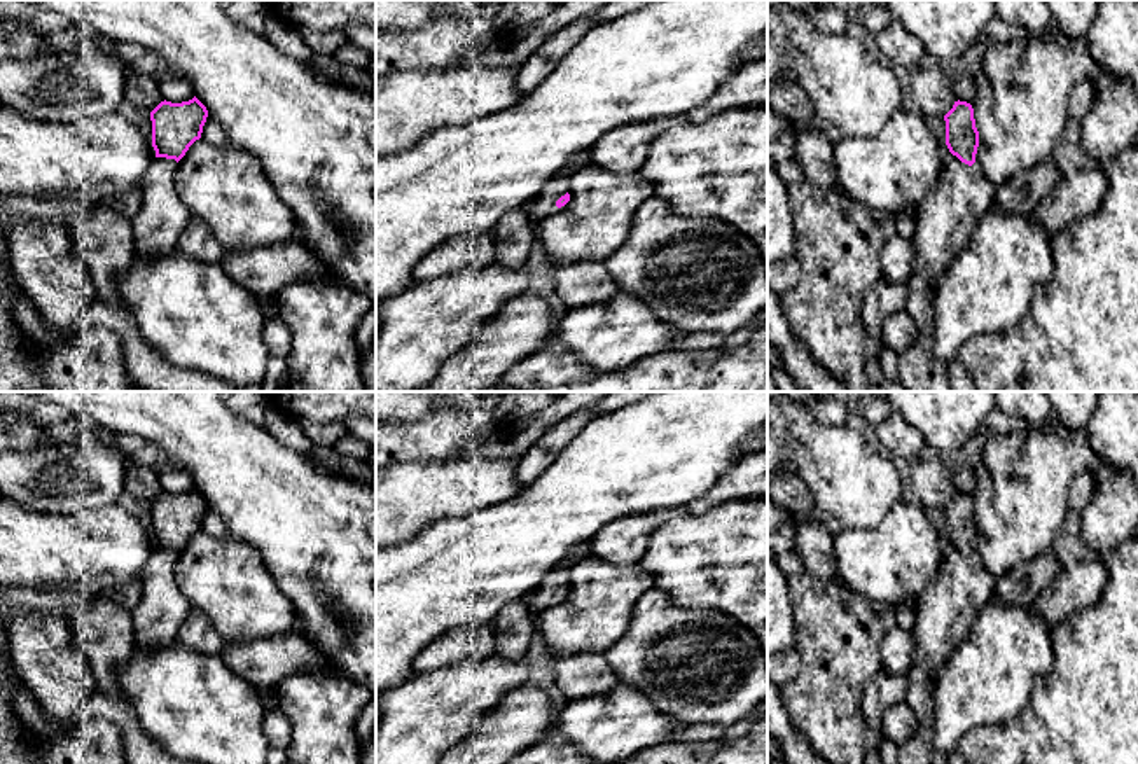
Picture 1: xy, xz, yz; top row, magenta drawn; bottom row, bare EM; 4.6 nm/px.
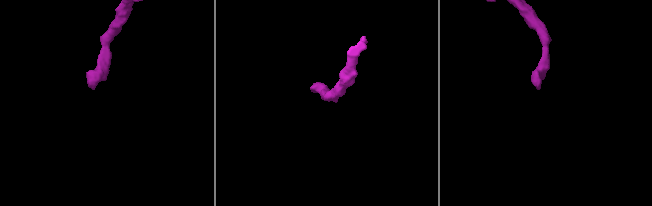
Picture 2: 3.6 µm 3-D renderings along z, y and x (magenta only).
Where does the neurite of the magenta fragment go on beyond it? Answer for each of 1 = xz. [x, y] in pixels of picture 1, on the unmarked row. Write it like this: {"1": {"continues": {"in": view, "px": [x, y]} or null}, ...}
{"1": {"continues": {"in": "xz", "px": [542, 597]}}}

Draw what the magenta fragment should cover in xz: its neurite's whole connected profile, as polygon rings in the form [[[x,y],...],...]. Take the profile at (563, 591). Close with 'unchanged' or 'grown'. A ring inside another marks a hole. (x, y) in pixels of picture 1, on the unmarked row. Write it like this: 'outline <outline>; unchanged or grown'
outline [[[561,561],[526,598],[526,605],[530,607],[533,617],[537,617],[542,610],[552,607],[558,600],[565,598],[570,593],[568,580],[570,566]]]; grown

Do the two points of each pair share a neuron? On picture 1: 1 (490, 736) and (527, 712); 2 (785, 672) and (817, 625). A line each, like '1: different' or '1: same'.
1: same
2: different

